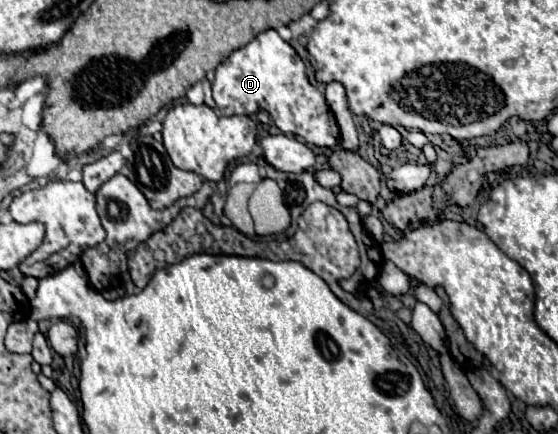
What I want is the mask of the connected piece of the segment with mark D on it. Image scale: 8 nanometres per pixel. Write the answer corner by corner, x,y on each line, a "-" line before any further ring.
265,30
243,48
237,48
215,70
213,100
223,116
267,112
283,134
299,136
307,144
335,146
339,142
339,126
331,114
325,96
309,82
305,64
295,48
275,30

